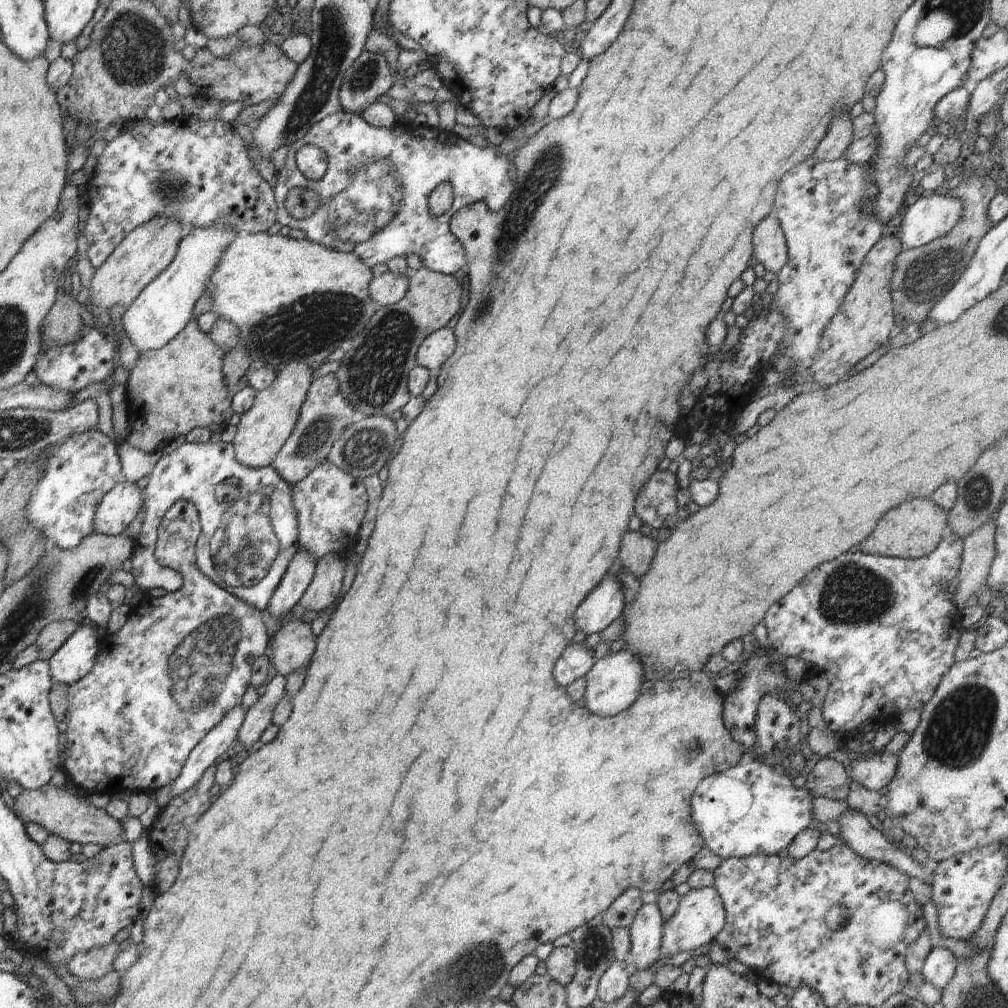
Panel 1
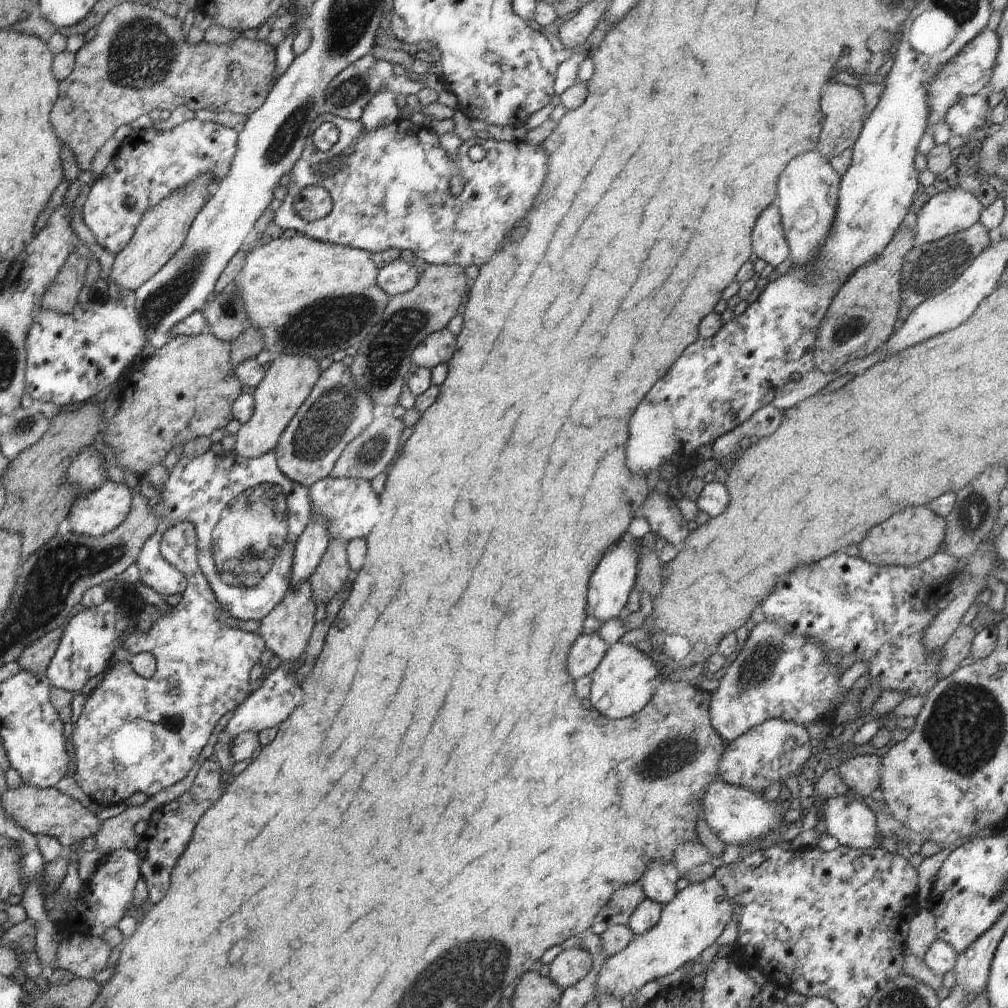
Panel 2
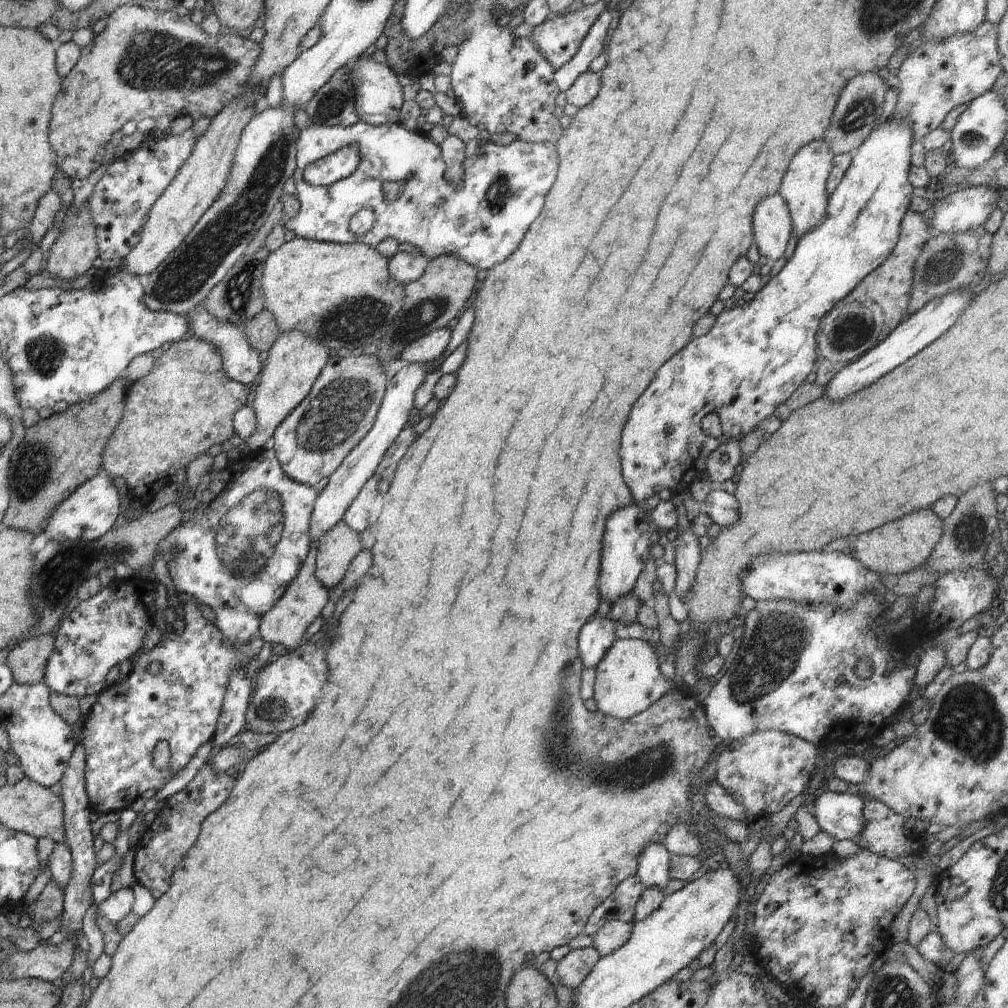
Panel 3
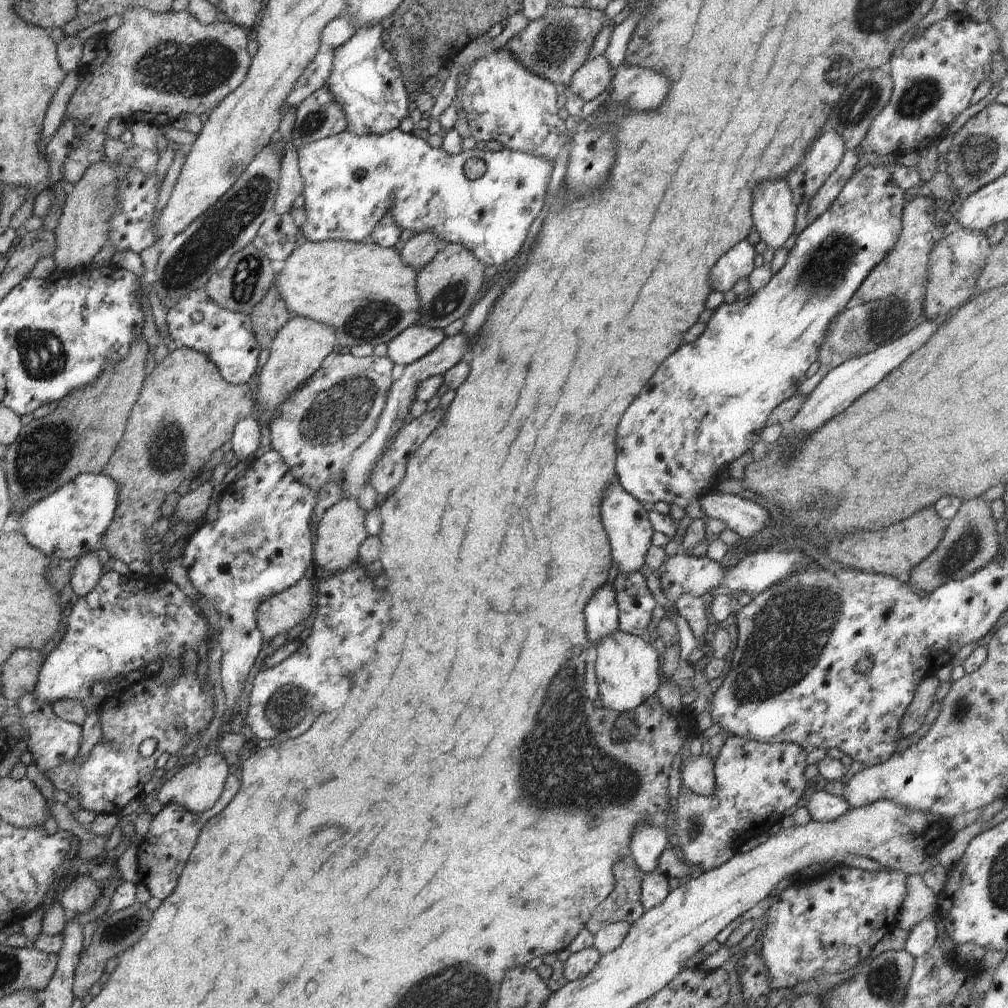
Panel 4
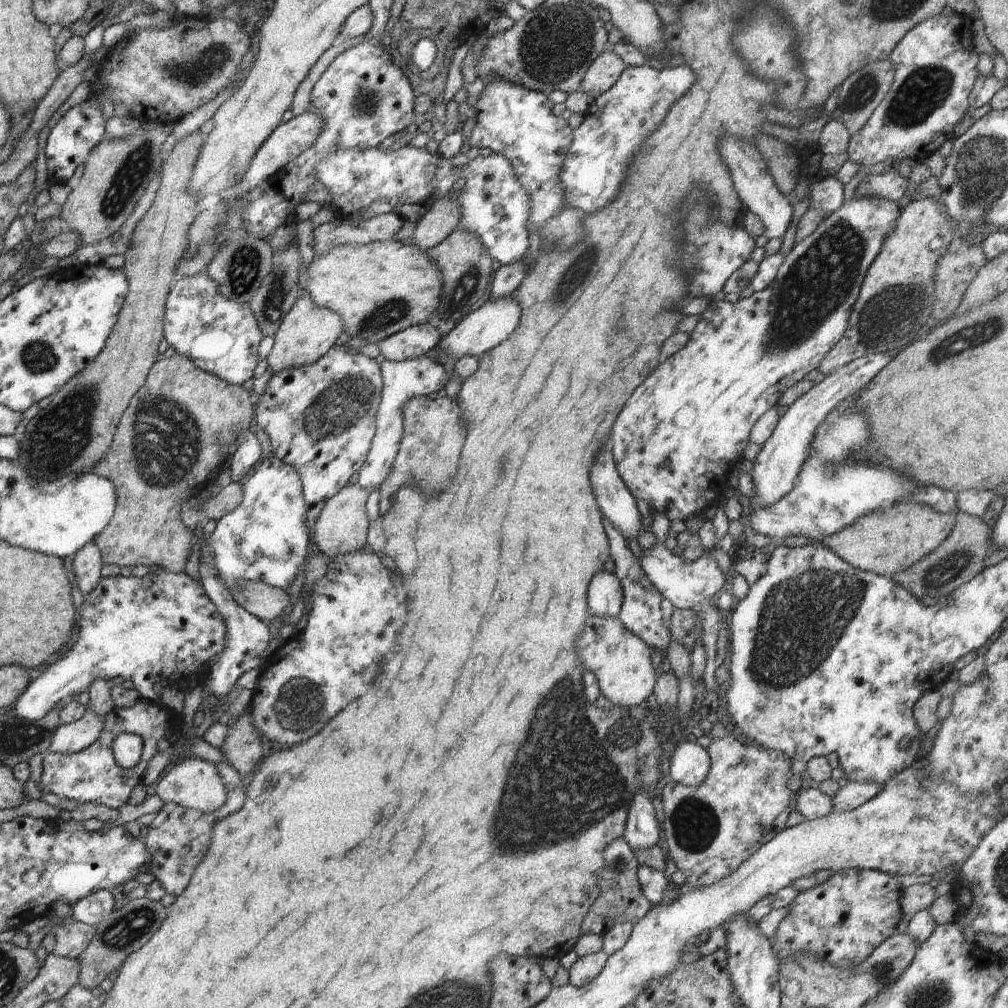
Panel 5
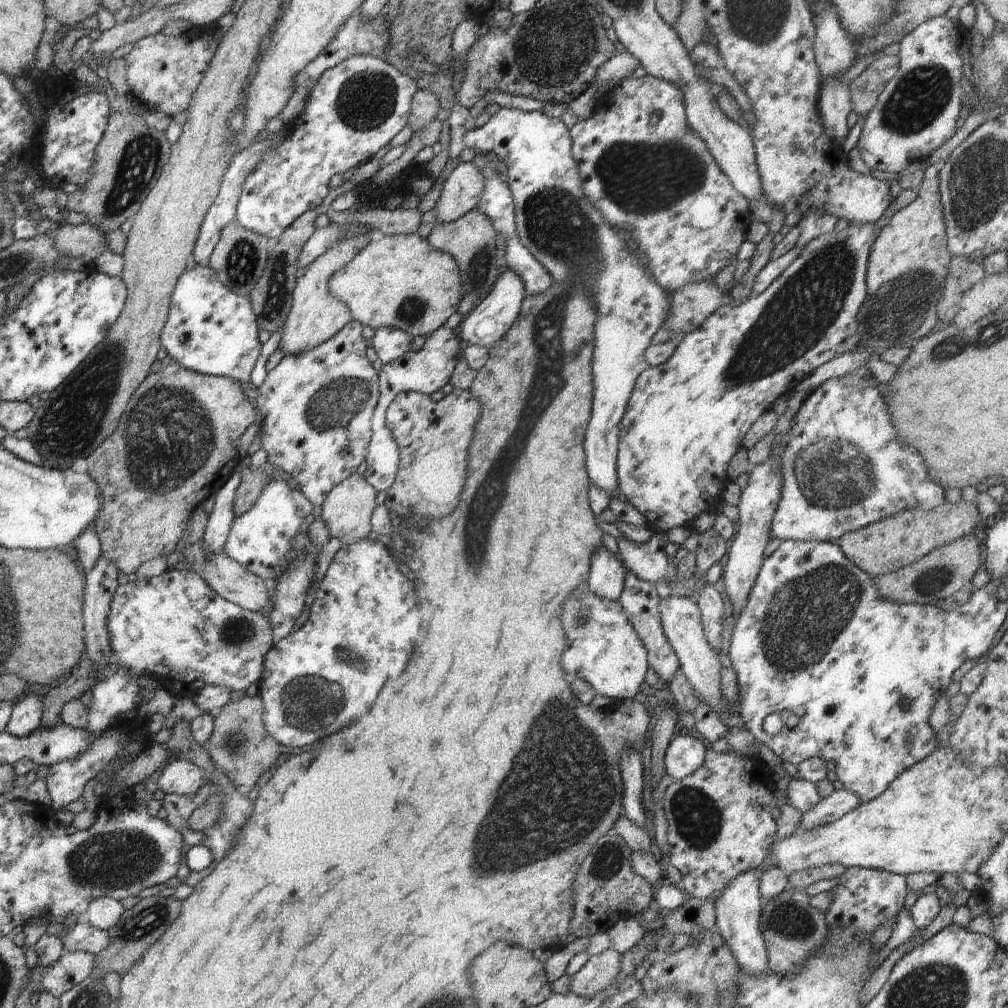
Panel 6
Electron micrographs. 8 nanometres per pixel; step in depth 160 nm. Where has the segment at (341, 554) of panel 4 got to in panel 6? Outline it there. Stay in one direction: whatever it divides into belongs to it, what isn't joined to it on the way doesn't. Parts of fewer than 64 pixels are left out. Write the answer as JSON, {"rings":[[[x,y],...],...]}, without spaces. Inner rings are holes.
{"rings":[[[357,472],[334,486],[327,494],[320,516],[329,526],[330,536],[338,538],[342,545],[372,536],[371,516],[379,505],[376,503],[377,494],[378,491]]]}

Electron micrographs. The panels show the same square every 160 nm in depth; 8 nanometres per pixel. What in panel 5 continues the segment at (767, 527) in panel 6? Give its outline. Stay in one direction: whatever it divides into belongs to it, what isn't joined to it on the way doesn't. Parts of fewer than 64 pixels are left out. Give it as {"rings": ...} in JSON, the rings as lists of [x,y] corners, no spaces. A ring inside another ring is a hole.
{"rings":[[[877,353],[869,356],[862,356],[852,360],[849,364],[833,371],[821,382],[817,382],[813,388],[798,398],[788,408],[788,412],[779,418],[776,429],[754,463],[754,470],[751,476],[754,480],[756,496],[751,498],[751,506],[772,506],[789,494],[796,486],[802,466],[806,458],[810,456],[810,442],[816,434],[816,428],[821,426],[824,418],[840,404],[846,402],[846,398],[853,392],[861,392],[895,357],[895,353]]]}

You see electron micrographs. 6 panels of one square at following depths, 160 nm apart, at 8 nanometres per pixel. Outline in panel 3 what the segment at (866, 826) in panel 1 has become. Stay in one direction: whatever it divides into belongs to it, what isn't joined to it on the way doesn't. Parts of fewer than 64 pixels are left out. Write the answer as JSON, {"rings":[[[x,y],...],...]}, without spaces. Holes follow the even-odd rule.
{"rings":[[[824,791],[815,800],[814,816],[821,830],[836,841],[853,840],[858,843],[864,826],[865,800],[858,794]]]}

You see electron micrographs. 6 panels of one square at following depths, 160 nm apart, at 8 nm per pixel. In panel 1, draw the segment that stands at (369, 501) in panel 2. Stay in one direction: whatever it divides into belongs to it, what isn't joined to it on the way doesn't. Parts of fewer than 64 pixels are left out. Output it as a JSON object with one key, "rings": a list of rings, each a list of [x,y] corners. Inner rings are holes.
{"rings":[[[326,460],[300,482],[291,486],[292,500],[299,522],[299,548],[306,549],[320,560],[325,554],[336,553],[356,540],[364,518],[368,495],[363,479],[346,474]]]}

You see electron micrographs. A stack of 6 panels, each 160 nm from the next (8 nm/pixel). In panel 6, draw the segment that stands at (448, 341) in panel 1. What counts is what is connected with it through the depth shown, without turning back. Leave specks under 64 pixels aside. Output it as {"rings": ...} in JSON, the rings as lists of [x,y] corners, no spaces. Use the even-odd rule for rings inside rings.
{"rings":[[[382,327],[375,330],[370,346],[375,347],[378,360],[383,365],[400,358],[410,348],[414,337],[397,328]]]}

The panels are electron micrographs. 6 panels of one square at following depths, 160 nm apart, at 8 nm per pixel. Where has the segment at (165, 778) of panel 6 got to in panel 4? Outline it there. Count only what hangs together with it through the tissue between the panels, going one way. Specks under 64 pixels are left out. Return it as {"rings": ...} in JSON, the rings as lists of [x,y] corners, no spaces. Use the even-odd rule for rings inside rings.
{"rings":[[[201,754],[198,760],[183,767],[172,778],[161,783],[155,791],[156,797],[164,806],[169,804],[181,804],[194,814],[200,814],[210,810],[221,799],[225,787],[225,780],[229,775],[229,764],[221,754]]]}

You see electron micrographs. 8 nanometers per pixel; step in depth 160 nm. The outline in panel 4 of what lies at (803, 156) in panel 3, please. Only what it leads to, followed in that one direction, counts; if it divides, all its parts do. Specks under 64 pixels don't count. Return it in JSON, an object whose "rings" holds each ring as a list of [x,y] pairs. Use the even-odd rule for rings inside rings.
{"rings":[[[834,131],[825,132],[814,142],[810,150],[807,151],[804,162],[799,165],[798,170],[791,174],[790,179],[786,181],[797,204],[806,202],[819,191],[819,188],[828,180],[828,177],[837,169],[845,150],[844,141]]]}

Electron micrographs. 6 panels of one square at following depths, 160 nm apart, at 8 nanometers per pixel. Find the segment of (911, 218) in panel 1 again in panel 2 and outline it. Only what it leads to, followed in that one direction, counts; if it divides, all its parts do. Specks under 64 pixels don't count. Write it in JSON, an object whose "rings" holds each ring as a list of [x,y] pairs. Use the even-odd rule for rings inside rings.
{"rings":[[[953,185],[947,190],[939,189],[934,196],[927,198],[923,207],[917,212],[916,226],[914,227],[915,237],[919,244],[939,241],[948,235],[956,234],[980,220],[980,213],[984,206],[971,192],[962,187]]]}

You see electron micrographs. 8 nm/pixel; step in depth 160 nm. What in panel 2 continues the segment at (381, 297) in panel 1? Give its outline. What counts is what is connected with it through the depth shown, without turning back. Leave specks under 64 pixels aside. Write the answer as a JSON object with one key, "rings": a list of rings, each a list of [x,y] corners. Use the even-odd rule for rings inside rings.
{"rings":[[[400,258],[379,270],[377,283],[390,298],[412,290],[418,279],[418,271],[414,264]]]}

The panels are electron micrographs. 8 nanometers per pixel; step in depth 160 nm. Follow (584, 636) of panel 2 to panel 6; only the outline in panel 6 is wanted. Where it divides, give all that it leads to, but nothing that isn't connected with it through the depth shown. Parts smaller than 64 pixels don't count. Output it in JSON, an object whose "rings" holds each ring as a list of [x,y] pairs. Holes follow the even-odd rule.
{"rings":[[[603,544],[591,554],[588,587],[600,598],[618,601],[622,594],[627,568]]]}

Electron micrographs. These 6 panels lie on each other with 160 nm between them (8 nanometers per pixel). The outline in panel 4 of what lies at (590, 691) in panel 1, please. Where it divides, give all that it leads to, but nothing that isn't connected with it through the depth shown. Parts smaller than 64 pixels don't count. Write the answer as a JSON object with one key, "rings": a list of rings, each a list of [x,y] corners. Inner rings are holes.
{"rings":[[[620,630],[601,638],[596,644],[595,671],[599,695],[603,706],[618,713],[637,709],[646,699],[656,694],[662,683],[658,674],[660,657],[652,643],[646,638],[629,635]]]}

